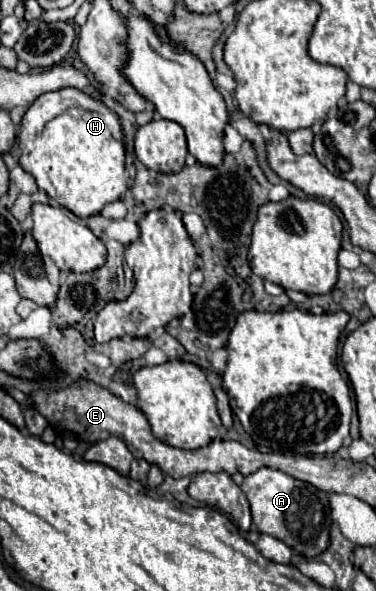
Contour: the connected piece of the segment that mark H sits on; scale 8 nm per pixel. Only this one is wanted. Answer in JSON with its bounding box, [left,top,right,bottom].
[17,87,129,217]

